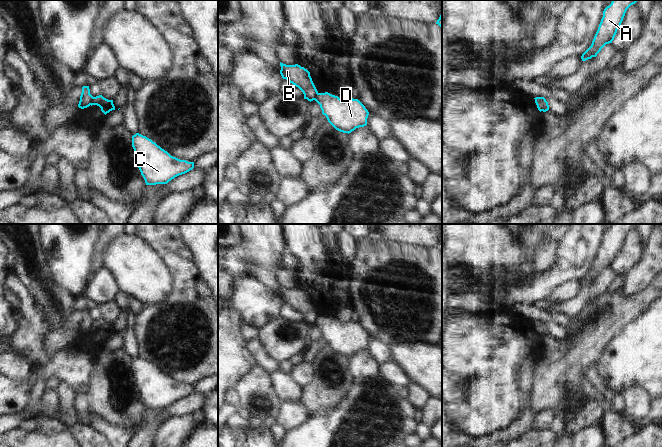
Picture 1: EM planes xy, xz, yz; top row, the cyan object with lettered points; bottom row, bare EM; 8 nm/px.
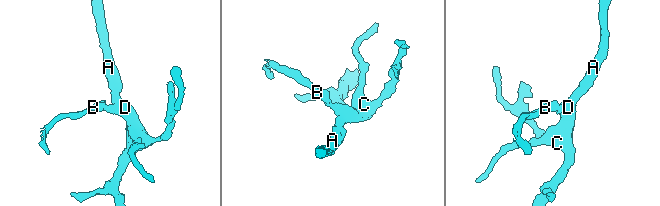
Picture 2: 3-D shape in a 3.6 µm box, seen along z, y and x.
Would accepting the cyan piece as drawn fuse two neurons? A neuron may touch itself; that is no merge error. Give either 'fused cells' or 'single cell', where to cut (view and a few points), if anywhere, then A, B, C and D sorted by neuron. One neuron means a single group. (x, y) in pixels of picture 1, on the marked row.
fused cells | xy (94, 97), (90, 104) | A C D / B

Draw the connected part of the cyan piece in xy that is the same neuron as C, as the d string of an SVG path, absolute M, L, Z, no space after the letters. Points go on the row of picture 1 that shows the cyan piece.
M139 133L132 136L132 147L146 185L167 184L194 168L194 162L171 156L151 139Z

